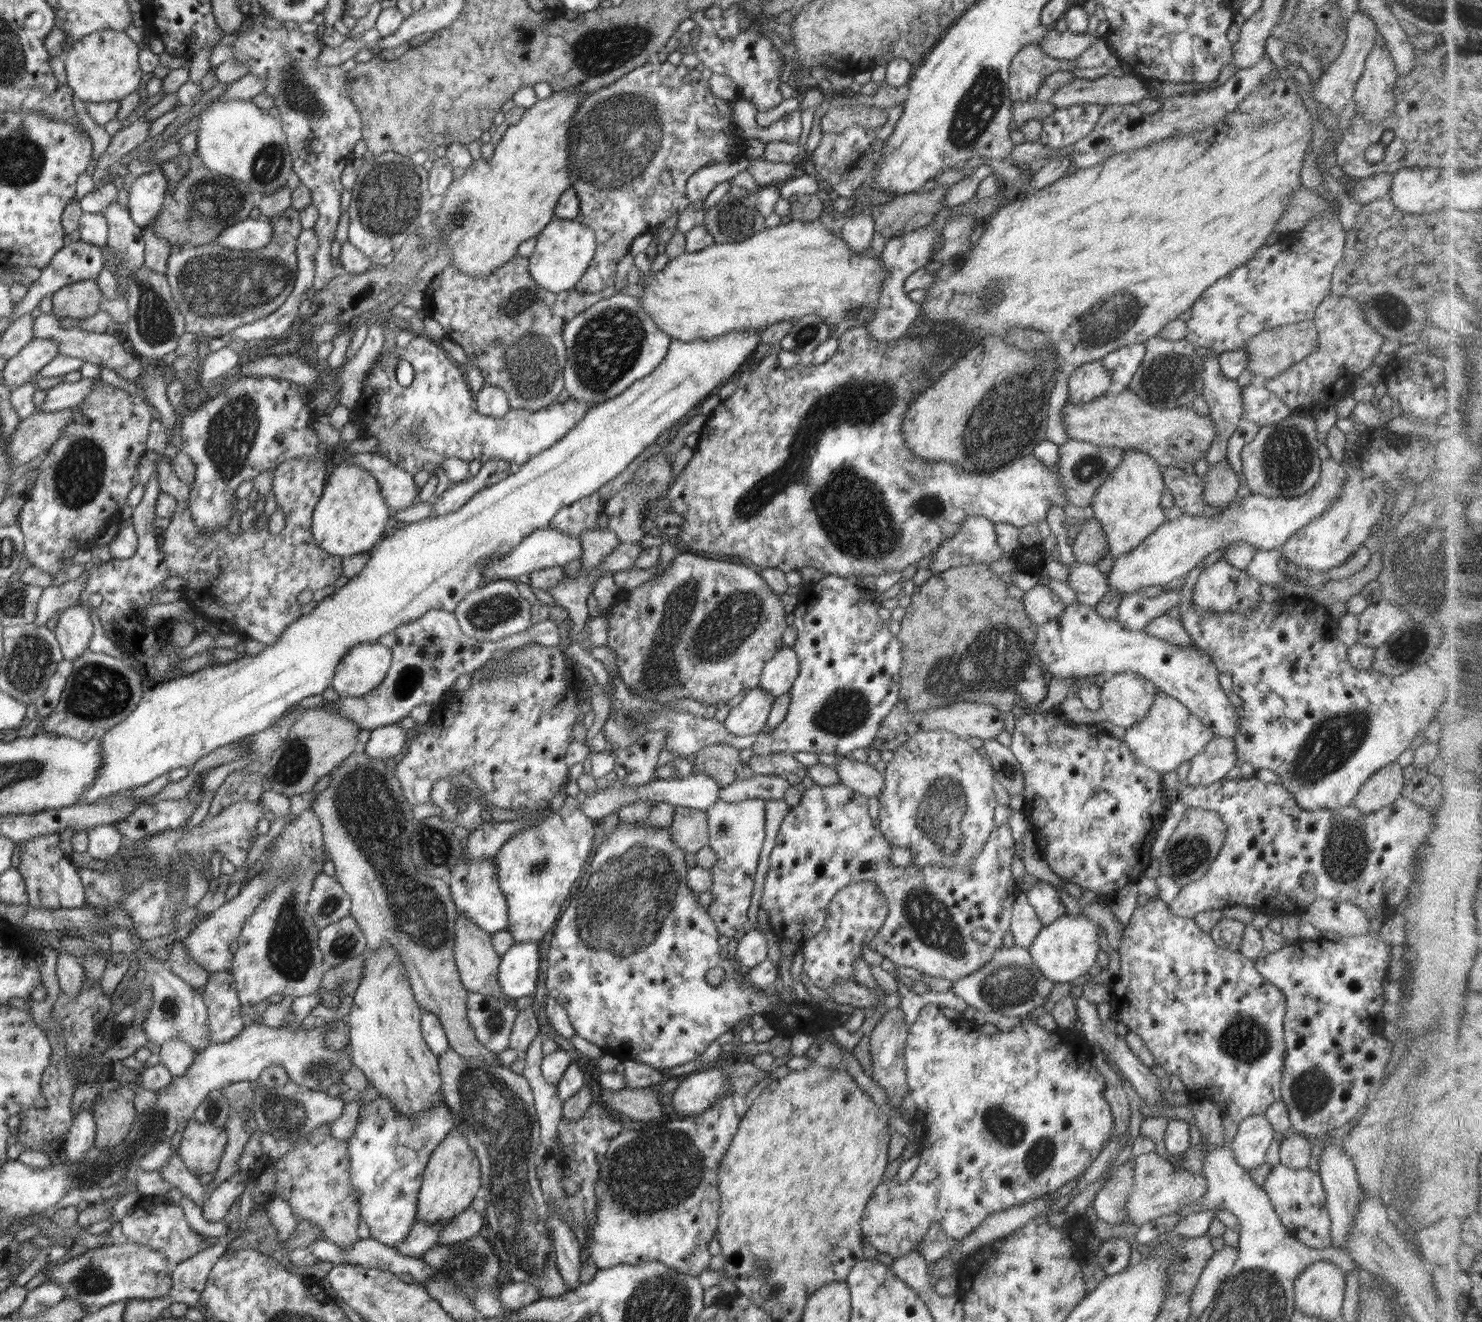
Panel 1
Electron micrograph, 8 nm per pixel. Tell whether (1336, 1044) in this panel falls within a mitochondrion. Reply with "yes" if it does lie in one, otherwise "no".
no

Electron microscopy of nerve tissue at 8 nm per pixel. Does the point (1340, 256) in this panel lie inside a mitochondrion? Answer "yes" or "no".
no

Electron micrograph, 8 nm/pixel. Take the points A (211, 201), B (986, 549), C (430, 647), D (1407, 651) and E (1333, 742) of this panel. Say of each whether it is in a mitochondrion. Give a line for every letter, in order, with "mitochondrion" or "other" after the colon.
A: mitochondrion
B: other
C: mitochondrion
D: mitochondrion
E: mitochondrion

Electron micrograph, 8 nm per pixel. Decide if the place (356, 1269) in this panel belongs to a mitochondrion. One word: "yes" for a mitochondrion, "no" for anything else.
no

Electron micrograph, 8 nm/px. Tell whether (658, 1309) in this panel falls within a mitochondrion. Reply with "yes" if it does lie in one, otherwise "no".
yes

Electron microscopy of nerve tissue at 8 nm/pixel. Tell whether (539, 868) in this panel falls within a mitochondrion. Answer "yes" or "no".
yes

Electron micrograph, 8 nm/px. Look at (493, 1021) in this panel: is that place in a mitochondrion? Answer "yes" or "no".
yes

